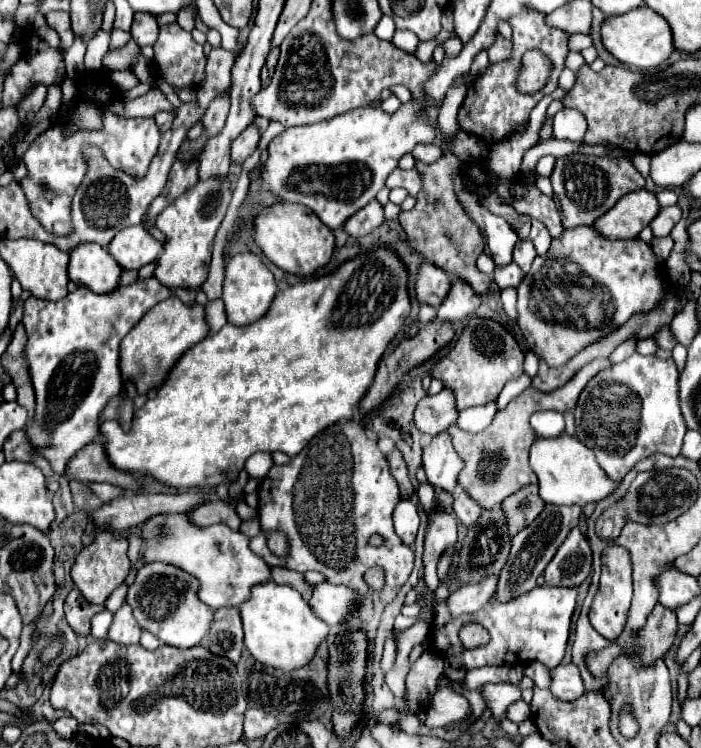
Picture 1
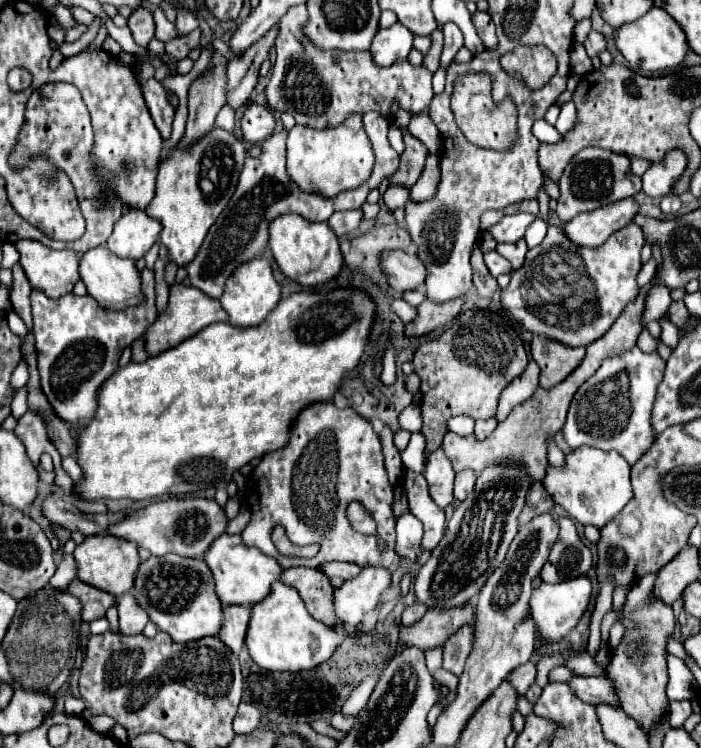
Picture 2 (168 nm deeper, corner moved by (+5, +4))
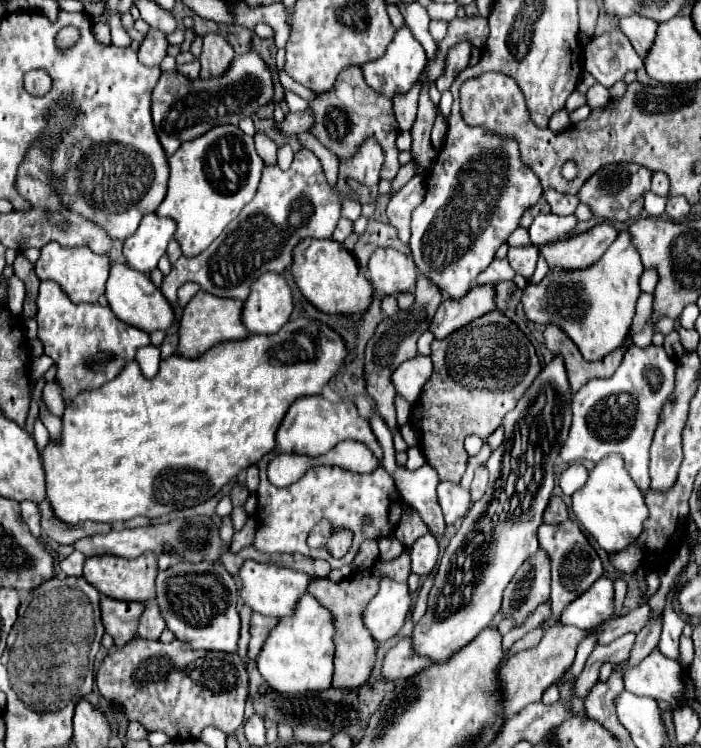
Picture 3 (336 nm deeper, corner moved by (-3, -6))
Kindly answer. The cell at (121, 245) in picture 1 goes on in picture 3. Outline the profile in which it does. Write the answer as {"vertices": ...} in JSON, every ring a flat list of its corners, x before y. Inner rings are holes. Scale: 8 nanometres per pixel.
{"vertices":[[156,213,144,215,138,231,124,241,124,257,128,265,136,271,150,273,166,253,174,231,176,223,172,219,158,217]]}

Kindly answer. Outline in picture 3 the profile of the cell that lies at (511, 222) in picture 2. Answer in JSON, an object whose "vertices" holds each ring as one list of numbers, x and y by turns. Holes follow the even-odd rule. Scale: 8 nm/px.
{"vertices":[[554,213,538,215,534,219,534,223,530,225,528,233,532,237,532,243,536,247,542,247,546,243,570,237,574,227,576,227,576,223,578,223,576,215,568,215,568,217,560,217,560,215,554,215]]}

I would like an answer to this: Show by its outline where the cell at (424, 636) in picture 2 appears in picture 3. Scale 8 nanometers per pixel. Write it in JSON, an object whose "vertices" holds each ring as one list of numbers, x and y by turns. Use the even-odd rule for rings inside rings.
{"vertices":[[406,637,406,639,398,641,398,645,386,653,384,665,382,665,382,679,384,681,410,679,412,675,422,671,426,667,426,663,428,663,426,659,420,659,412,651,412,641]]}

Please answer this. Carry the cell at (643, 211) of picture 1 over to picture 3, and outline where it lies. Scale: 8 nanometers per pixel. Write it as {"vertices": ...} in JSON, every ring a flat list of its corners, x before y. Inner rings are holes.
{"vertices":[[600,223,586,233,540,247,540,255,550,269,582,269,594,265,612,245,618,231,610,223]]}

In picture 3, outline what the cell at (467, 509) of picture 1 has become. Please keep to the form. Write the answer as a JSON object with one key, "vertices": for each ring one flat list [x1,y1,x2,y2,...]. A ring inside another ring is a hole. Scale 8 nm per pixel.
{"vertices":[[480,465,476,469,476,475,474,475,474,481,472,481,472,487,470,487,472,501,482,499,484,491,486,491,486,485,488,485,488,469,486,469,486,465]]}

